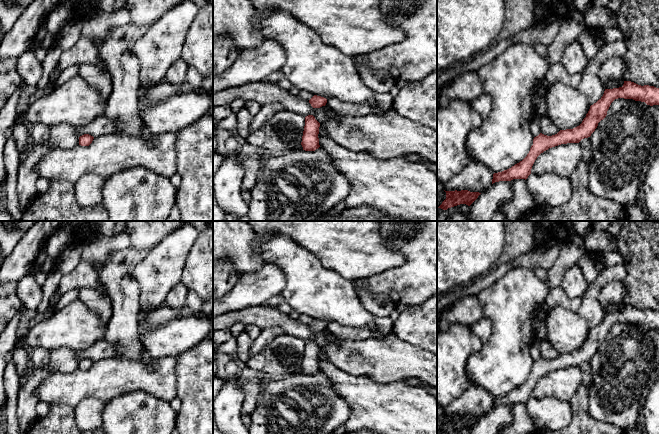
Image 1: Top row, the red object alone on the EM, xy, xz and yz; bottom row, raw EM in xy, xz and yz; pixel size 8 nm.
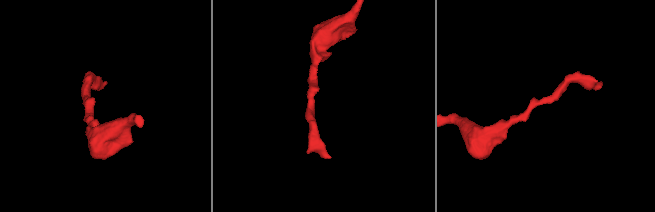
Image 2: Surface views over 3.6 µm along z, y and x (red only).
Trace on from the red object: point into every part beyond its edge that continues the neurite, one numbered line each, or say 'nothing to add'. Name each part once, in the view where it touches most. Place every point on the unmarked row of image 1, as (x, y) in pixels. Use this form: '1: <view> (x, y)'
nothing to add

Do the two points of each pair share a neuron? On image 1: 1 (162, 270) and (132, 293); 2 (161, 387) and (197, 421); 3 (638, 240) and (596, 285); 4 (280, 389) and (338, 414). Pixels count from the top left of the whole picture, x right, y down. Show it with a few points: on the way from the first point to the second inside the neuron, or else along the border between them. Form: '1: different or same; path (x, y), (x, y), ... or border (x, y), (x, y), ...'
1: different; border (135, 264), (130, 276), (139, 288), (141, 306)
2: different; border (175, 373), (177, 396)
3: different; border (623, 262), (626, 268), (624, 280)
4: same; path (294, 400), (300, 405), (319, 405), (324, 410)

